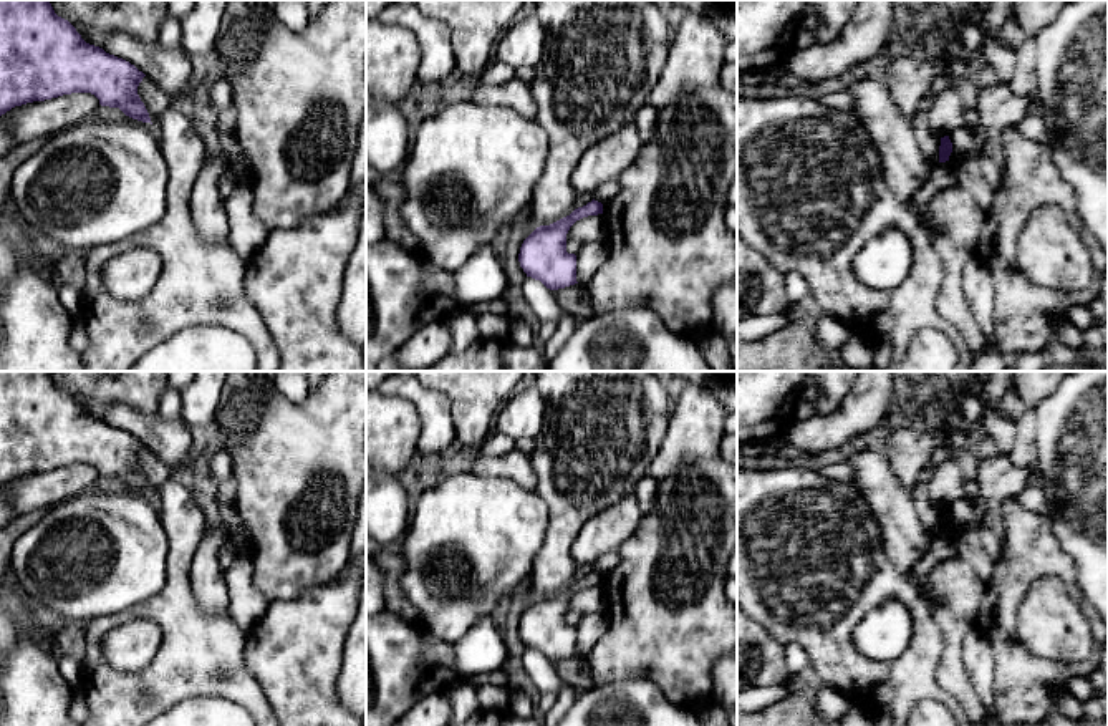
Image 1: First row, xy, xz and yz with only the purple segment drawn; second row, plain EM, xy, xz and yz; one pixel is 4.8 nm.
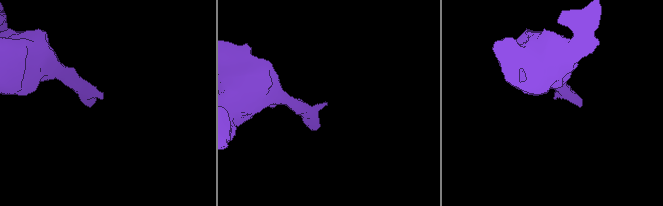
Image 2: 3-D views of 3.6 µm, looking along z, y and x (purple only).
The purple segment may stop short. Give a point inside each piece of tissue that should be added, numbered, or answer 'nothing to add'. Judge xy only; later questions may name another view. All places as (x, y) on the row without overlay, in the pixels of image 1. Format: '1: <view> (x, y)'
nothing to add

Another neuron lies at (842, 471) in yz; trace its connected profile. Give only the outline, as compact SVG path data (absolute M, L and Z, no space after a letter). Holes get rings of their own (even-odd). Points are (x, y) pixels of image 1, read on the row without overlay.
M848 461L833 464L817 464L817 469L821 476L836 481L851 481L855 476L853 466Z

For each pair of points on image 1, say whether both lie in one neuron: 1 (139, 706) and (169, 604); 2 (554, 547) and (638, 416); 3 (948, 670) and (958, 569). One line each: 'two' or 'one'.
1: one
2: one
3: one

